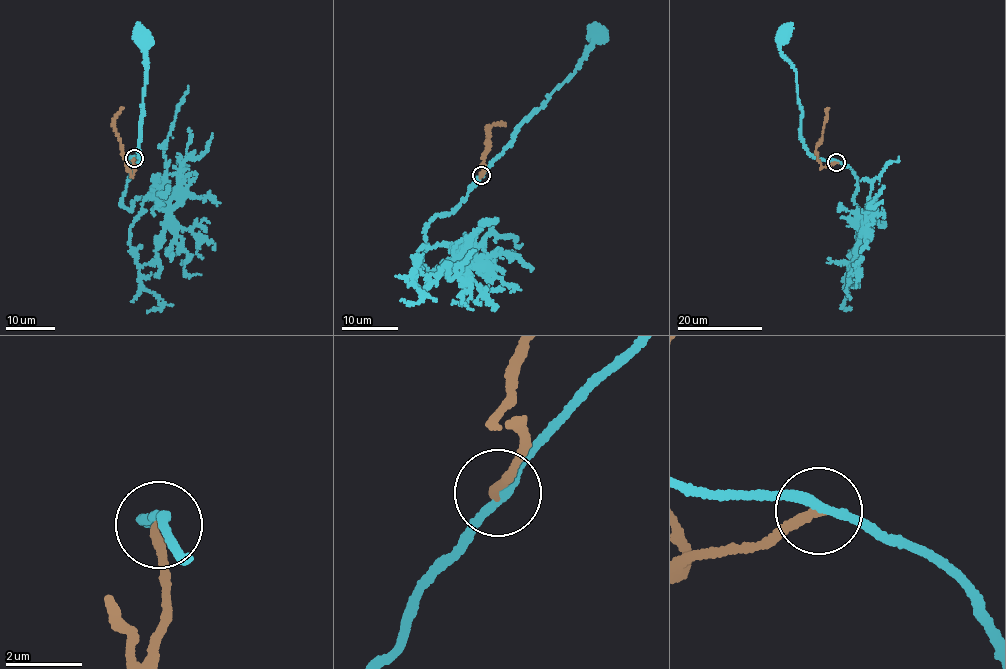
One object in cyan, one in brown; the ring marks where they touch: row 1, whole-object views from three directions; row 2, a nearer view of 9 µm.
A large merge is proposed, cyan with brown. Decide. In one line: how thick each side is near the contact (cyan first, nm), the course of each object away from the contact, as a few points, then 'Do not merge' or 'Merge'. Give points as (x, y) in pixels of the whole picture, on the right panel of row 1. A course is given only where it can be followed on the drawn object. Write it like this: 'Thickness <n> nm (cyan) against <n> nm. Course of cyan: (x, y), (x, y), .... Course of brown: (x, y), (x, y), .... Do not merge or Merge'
Thickness 240 nm (cyan) against 240 nm. Course of cyan: (836, 161), (814, 157), (807, 151), (799, 137), (802, 109), (798, 100), (797, 72), (781, 52), (782, 37). Course of brown: (836, 162), (821, 166), (815, 149), (821, 138), (827, 109). Do not merge

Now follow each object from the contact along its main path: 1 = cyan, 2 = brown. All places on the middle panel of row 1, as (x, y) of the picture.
1: (481, 175), (512, 142), (521, 124), (577, 69), (596, 34)
2: (480, 176), (488, 149), (488, 128), (495, 122), (506, 125)

